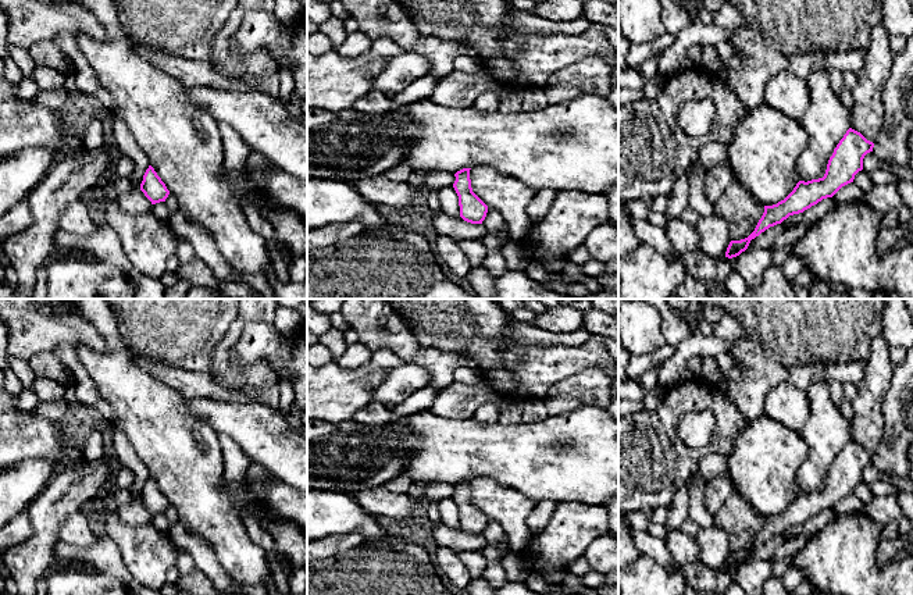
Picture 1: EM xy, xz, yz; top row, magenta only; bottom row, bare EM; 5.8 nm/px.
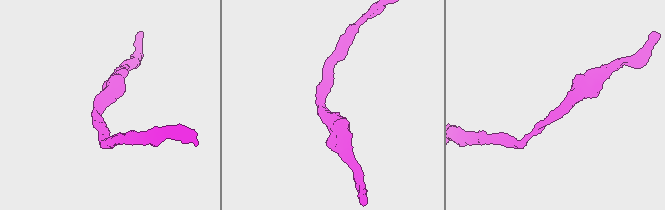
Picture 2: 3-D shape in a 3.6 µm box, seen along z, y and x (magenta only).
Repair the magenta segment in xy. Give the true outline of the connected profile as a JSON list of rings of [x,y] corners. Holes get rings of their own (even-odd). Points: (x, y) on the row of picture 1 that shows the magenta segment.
[[[149,165],[143,175],[140,190],[151,202],[151,204],[165,202],[170,195],[165,184],[161,181],[161,178],[157,175],[151,165]]]

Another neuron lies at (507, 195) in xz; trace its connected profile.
[[[488,165],[470,170],[472,192],[488,206],[497,210],[507,227],[509,238],[521,242],[532,227],[527,207],[536,190],[514,177],[500,174]]]

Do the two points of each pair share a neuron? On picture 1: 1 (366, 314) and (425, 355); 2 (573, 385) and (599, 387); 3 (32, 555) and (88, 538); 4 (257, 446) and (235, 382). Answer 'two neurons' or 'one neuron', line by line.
1: one neuron
2: one neuron
3: two neurons
4: two neurons

